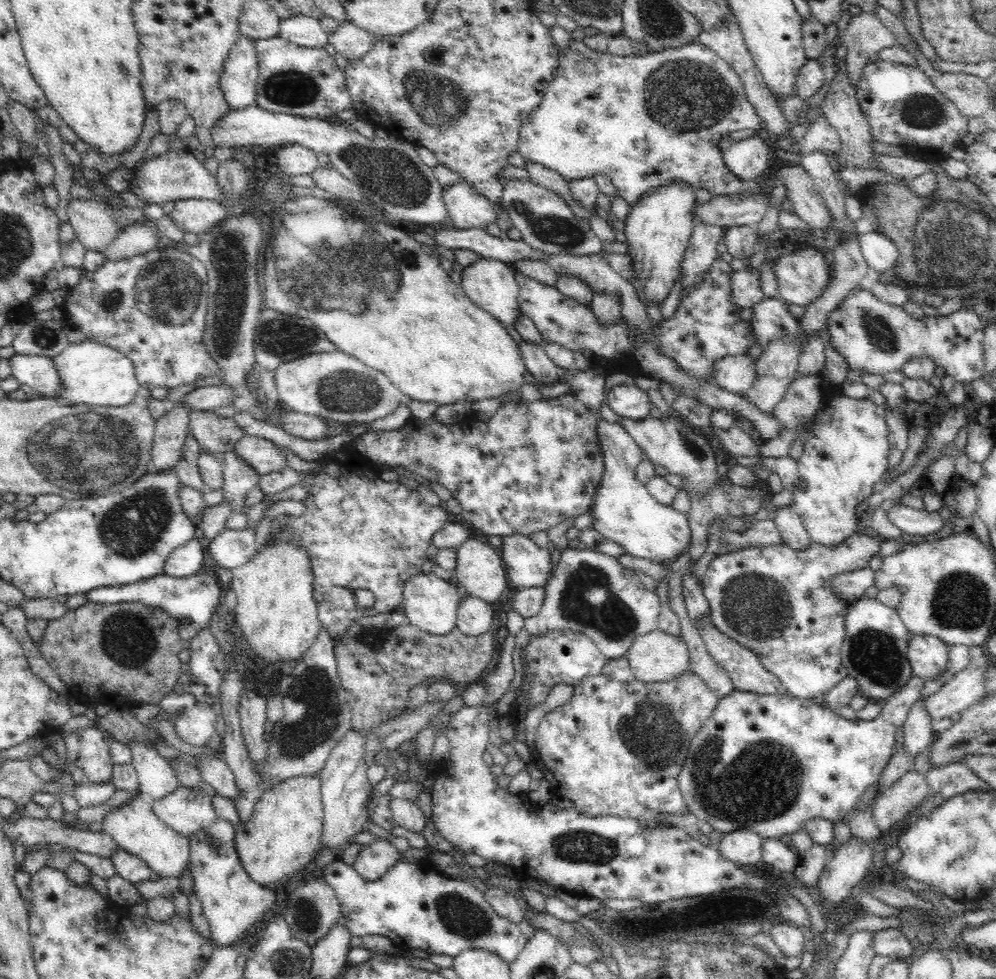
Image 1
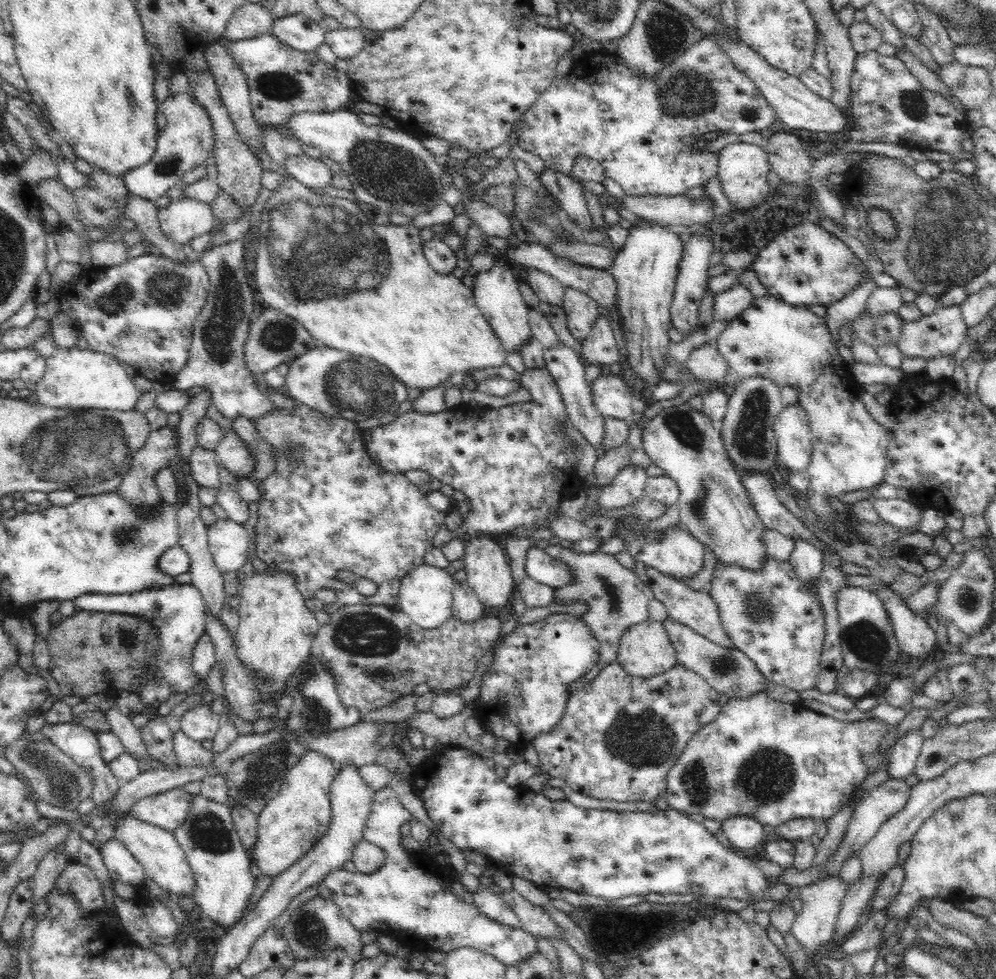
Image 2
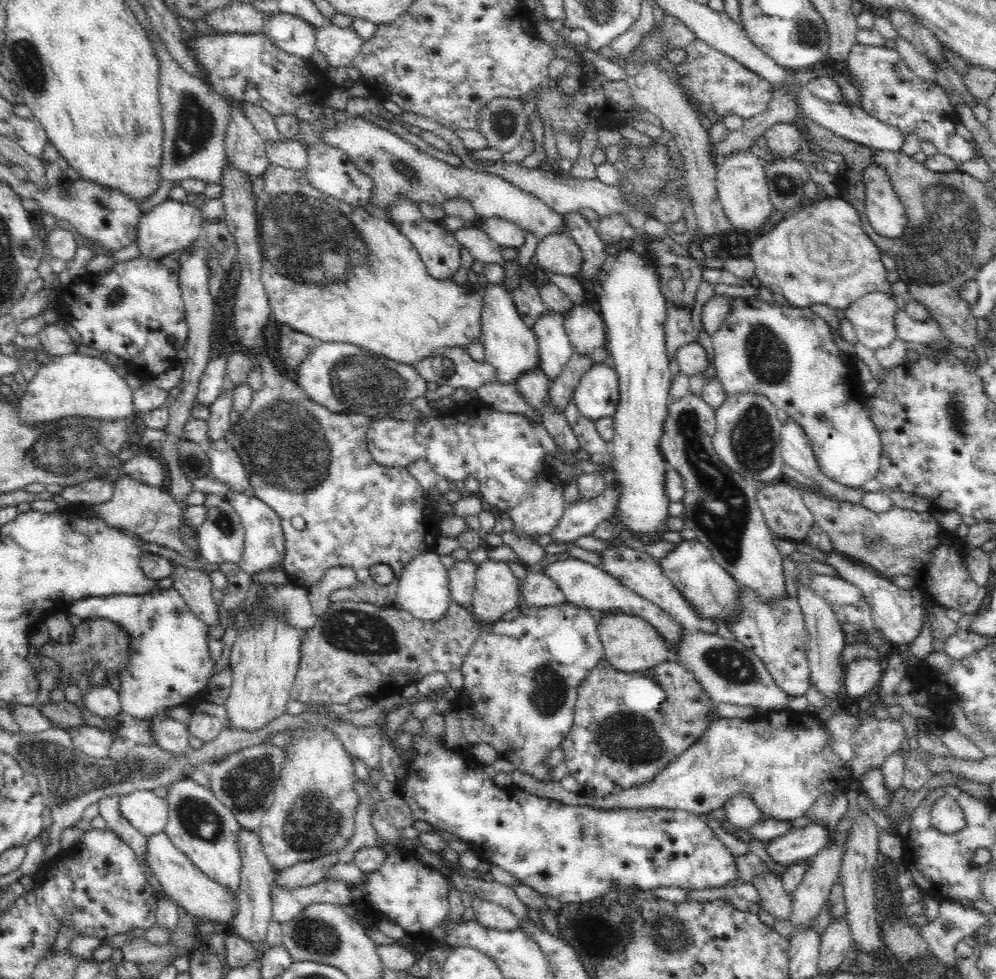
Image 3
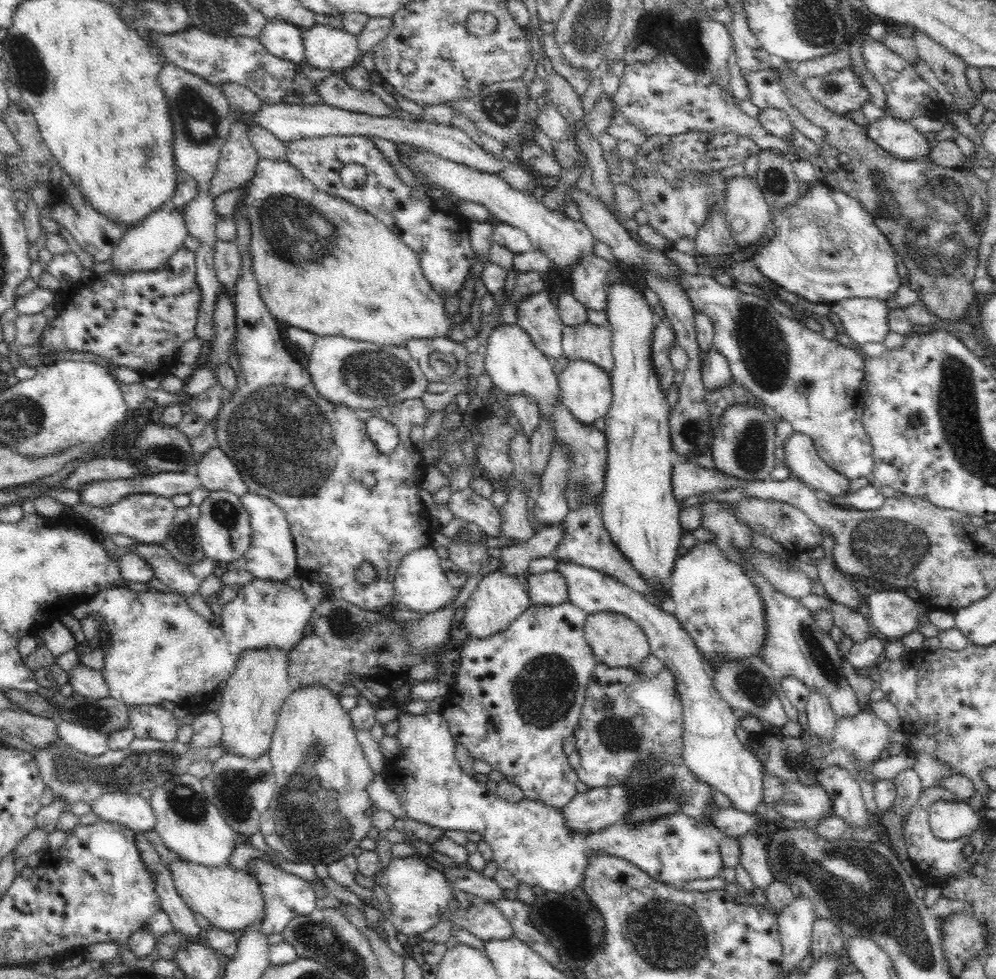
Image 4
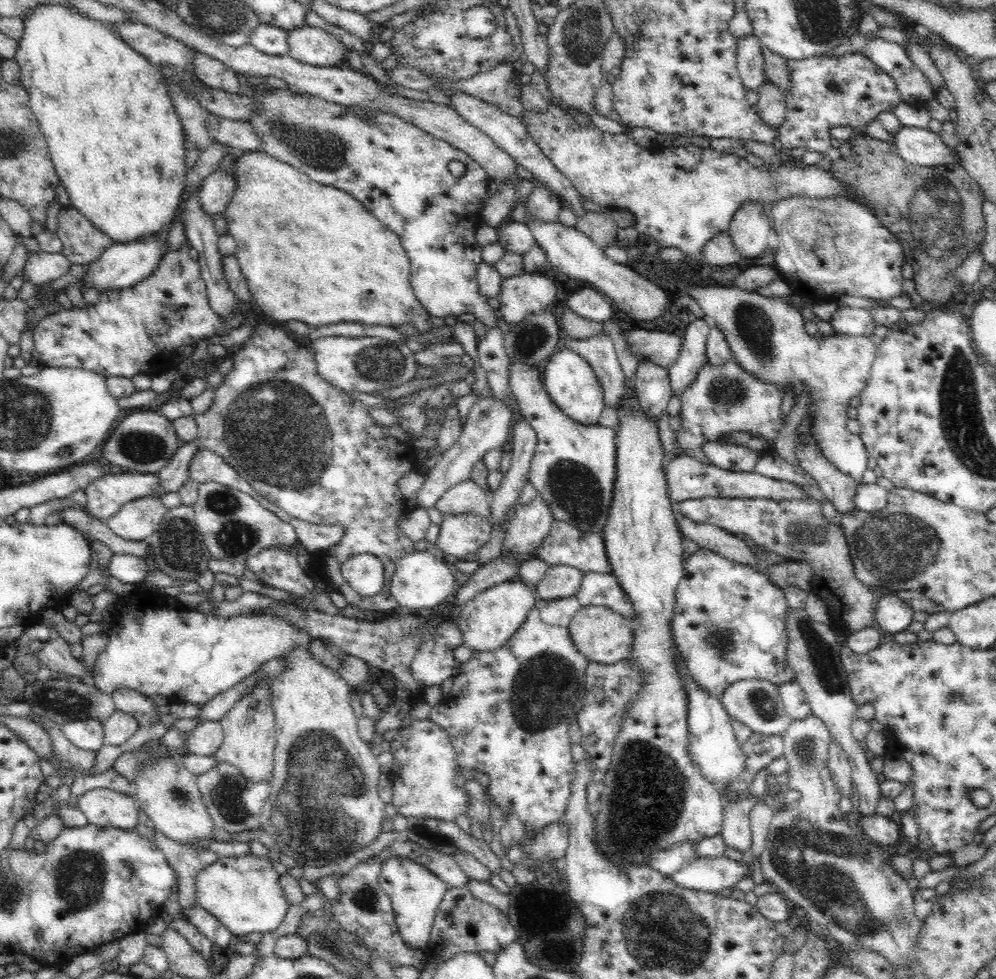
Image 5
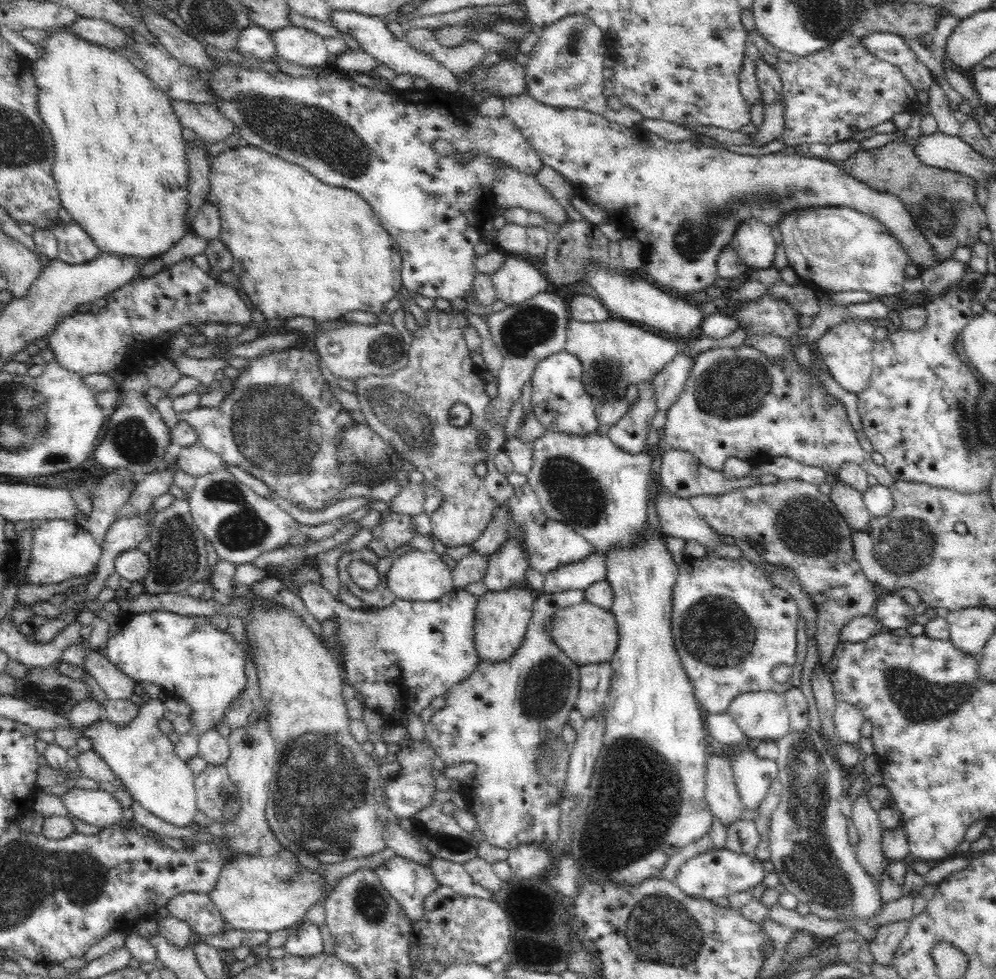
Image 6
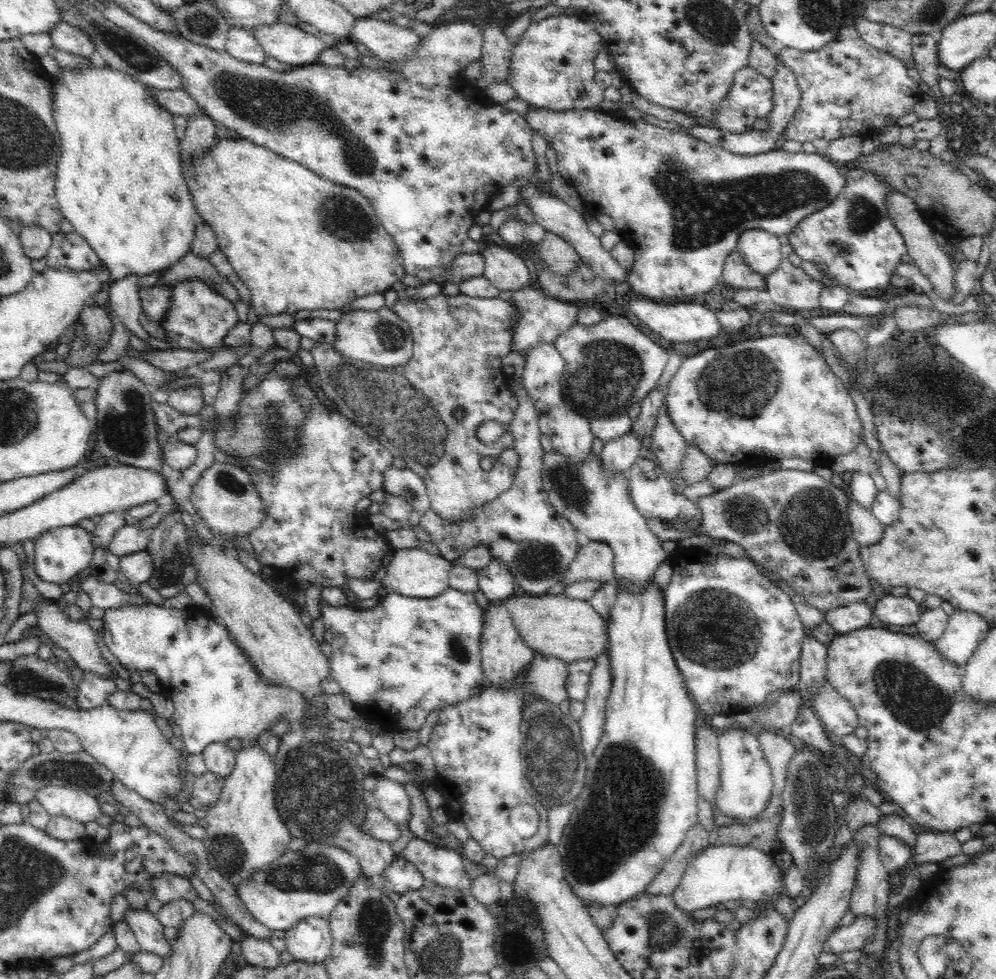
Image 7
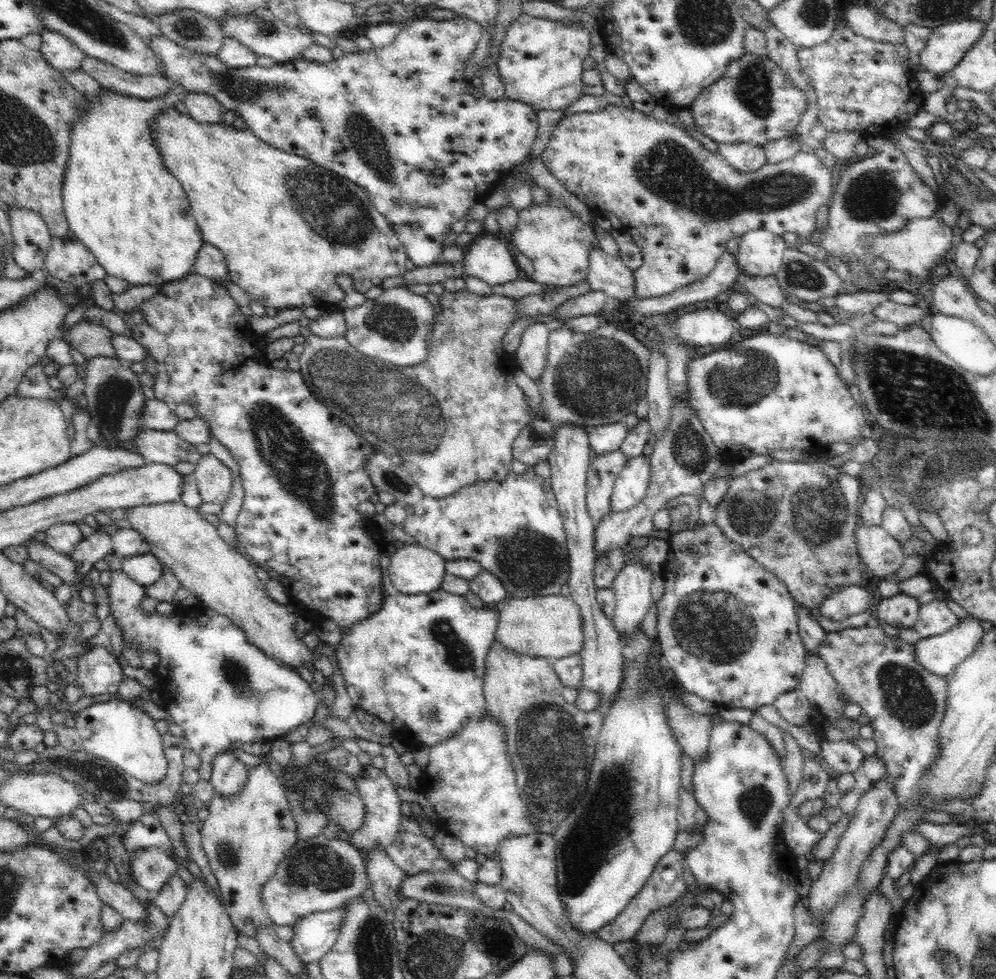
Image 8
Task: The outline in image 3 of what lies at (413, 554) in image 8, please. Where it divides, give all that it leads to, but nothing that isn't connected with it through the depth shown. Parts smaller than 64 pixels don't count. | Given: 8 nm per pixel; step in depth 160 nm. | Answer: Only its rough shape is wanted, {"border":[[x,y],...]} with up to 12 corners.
{"border":[[434,550],[406,564],[396,608],[434,623],[452,603]]}

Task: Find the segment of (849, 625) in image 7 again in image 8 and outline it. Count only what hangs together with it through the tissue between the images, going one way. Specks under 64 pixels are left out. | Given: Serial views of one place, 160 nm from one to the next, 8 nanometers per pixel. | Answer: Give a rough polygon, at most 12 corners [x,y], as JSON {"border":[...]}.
{"border":[[860,586],[837,588],[817,610],[841,621],[870,608]]}

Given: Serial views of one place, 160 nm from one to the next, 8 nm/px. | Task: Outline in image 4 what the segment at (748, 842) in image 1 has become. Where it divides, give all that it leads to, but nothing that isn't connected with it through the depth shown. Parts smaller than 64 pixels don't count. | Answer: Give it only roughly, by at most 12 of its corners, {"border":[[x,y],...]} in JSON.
{"border":[[566,561],[569,602],[642,627],[677,680],[683,762],[732,809],[761,804],[762,765],[736,737],[683,624],[613,576]]}

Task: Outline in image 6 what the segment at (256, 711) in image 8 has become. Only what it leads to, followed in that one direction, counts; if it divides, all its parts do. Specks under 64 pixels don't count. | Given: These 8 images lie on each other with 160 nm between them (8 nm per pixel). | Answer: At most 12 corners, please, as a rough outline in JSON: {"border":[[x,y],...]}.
{"border":[[126,617],[102,654],[193,708],[178,757],[225,720],[246,650],[210,617]]}

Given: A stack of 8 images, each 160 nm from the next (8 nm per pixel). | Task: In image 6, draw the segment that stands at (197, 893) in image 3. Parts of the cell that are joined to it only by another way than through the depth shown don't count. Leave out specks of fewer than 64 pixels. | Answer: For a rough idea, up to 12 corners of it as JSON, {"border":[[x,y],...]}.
{"border":[[240,852],[208,896],[228,928],[272,933],[322,898],[324,875]]}

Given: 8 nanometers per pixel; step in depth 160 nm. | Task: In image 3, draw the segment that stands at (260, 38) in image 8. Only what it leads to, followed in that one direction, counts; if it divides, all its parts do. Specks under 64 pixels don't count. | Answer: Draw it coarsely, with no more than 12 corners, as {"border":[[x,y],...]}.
{"border":[[352,27],[315,30],[327,66],[351,65],[362,39]]}

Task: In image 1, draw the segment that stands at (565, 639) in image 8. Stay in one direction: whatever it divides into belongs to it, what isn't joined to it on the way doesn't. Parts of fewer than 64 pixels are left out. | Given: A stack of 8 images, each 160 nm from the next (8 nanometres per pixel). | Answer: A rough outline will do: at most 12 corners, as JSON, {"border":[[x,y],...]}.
{"border":[[659,628],[625,656],[634,677],[670,682],[689,671],[684,639]]}

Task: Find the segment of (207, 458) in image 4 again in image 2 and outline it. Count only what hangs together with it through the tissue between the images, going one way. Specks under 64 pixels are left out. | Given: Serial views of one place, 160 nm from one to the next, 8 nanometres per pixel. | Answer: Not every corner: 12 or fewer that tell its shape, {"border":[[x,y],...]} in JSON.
{"border":[[233,429],[214,451],[223,466],[245,478],[255,455]]}

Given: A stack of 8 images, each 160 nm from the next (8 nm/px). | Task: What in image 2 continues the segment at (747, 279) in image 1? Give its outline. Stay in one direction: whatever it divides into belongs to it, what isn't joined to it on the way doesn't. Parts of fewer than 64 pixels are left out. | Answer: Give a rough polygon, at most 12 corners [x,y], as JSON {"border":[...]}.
{"border":[[742,283],[714,295],[713,315],[732,321],[755,299]]}

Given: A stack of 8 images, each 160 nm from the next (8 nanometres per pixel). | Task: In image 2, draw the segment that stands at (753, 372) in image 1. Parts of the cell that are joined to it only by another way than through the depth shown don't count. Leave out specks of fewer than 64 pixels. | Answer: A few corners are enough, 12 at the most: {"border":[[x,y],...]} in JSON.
{"border":[[701,345],[688,358],[700,381],[723,384],[727,360],[715,346]]}

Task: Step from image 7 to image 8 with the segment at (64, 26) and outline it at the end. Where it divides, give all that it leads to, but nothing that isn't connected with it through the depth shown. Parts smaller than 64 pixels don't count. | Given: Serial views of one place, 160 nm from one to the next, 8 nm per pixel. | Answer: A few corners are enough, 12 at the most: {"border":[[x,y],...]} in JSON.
{"border":[[44,29],[39,52],[60,73],[87,57],[60,32]]}

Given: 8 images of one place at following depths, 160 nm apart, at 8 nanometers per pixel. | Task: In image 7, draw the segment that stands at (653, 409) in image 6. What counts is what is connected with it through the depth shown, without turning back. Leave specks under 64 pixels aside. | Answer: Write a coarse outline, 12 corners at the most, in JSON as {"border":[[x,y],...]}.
{"border":[[628,430],[606,440],[604,468],[628,475],[642,448]]}

